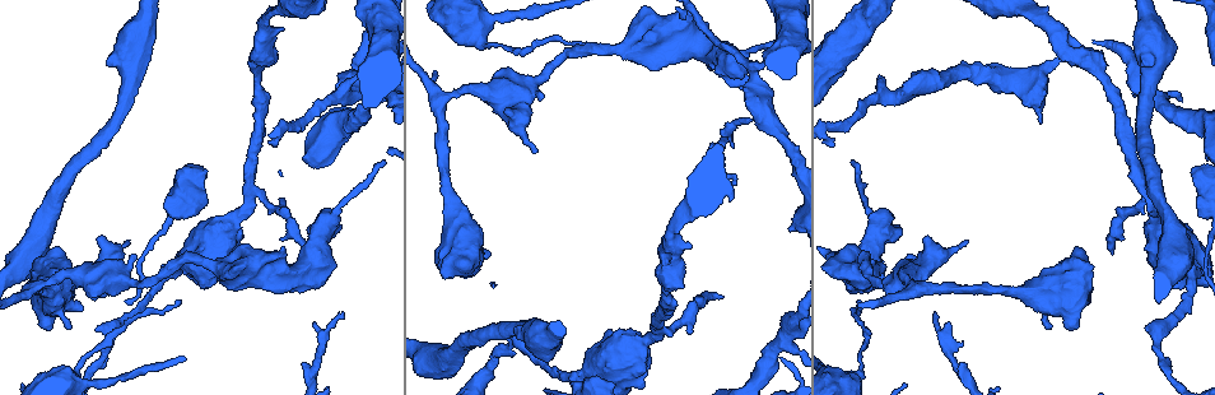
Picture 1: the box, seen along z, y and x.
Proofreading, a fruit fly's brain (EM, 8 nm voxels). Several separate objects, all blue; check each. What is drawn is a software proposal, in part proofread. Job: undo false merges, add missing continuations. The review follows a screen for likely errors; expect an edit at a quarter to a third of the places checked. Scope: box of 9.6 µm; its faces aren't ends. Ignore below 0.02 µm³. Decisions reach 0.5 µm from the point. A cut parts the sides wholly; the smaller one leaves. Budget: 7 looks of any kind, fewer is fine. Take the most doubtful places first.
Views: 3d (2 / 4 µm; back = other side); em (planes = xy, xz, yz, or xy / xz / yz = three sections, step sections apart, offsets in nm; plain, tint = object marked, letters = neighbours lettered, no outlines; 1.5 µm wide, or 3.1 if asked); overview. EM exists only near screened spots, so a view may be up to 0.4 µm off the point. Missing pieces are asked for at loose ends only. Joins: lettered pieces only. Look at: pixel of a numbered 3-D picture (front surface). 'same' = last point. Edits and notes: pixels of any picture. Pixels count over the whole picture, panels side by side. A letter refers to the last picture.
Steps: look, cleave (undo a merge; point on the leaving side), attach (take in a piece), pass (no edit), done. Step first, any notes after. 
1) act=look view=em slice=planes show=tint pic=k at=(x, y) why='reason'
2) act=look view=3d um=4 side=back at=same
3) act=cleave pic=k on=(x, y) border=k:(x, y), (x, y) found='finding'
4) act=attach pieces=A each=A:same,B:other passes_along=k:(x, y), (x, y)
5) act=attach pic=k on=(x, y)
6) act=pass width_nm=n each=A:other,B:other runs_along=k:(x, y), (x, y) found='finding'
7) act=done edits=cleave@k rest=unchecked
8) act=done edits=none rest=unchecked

act=look view=em slice=xy step=4 show=letters pic=1 at=(751, 119) why='tapers out'

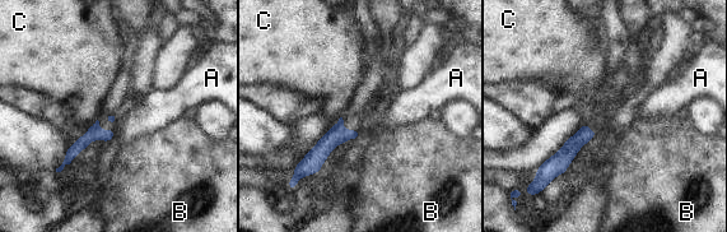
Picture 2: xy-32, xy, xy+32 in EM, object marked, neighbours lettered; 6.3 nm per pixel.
act=pass longest_contact=A:70nm each=A:other,B:other,C:other runs_along=2:(357, 134), (339, 134), (306, 168) found='none of them fits'

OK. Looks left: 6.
act=look view=3d um=2 pic=1 at=(882, 80) why='thick end'

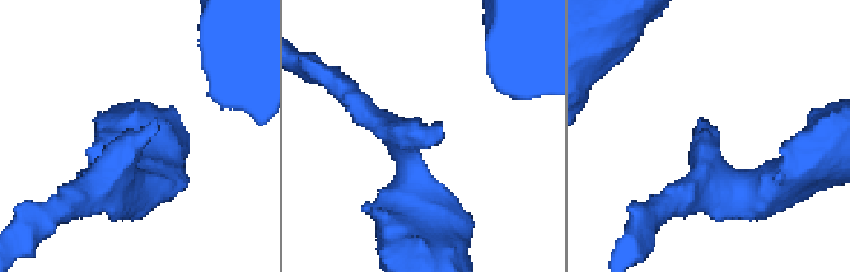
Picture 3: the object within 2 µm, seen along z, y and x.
act=look view=em slice=planes show=letters pic=3 at=(712, 129) arm_widths_nm=220,340

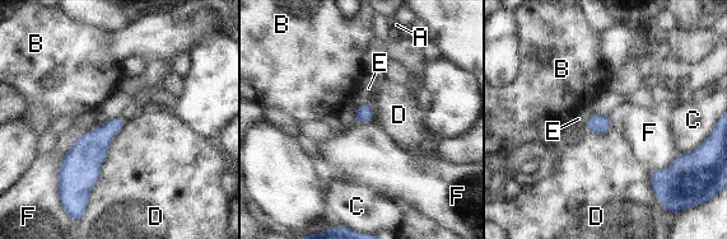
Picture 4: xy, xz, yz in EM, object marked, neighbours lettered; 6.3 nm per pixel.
act=pass longest_contact=D:600nm each=A:other,B:other,C:other,D:other,E:other,F:other border=4:(679, 153), (669, 167), (649, 172) found='none of them fits'

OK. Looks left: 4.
act=look view=3d um=4 pic=1 at=(1070, 329) why='stops while still wide'

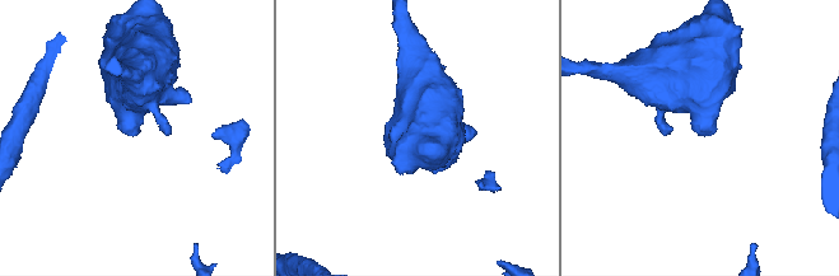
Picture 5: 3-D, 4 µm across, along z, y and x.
act=look view=em slice=xy step=8 show=letters pic=5 at=(132, 132) why='need the tissue'

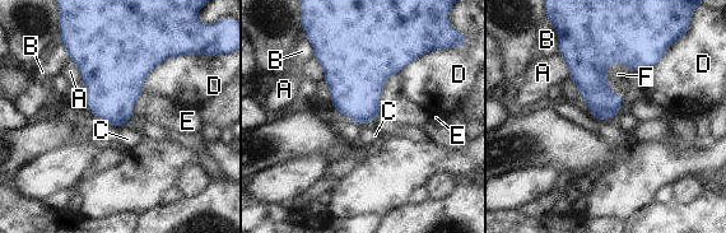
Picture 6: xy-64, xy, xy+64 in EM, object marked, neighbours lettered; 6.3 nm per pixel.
act=look view=em slice=planes show=letters at=same

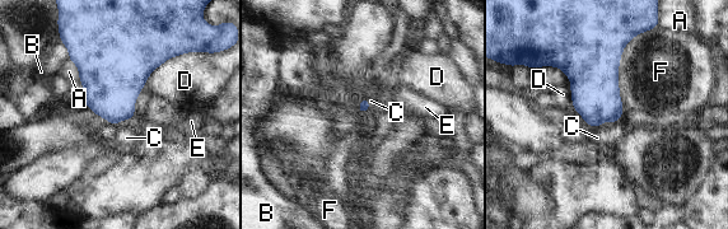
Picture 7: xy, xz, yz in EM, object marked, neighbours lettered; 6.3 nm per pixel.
act=pass each=A:other,B:other,C:other,D:other,E:other,F:other border=7:(601, 125), (594, 127) found='none of them fits'

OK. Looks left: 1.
act=done edits=none rest=unchecked

